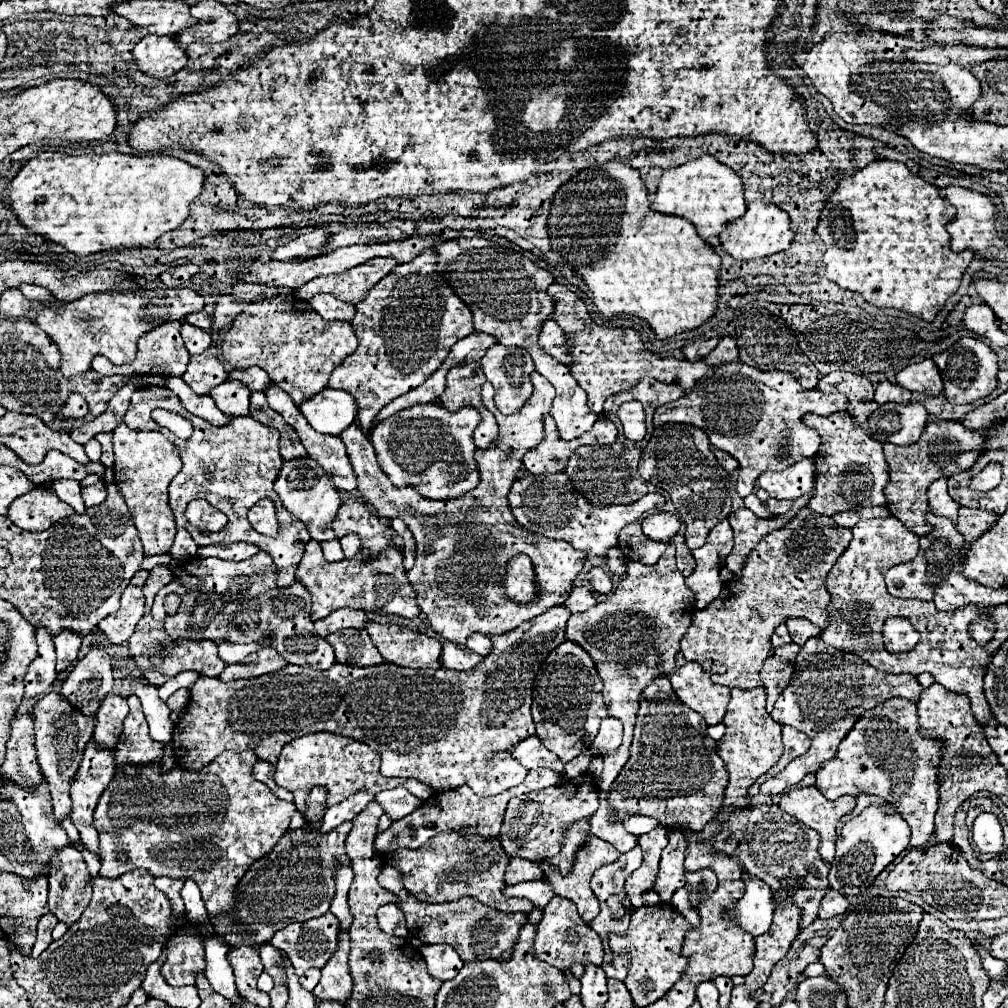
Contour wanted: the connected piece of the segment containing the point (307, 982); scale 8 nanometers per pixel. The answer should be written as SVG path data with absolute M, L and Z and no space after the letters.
M307 970L303 976L301 976L301 986L307 988L307 990L313 990L317 986L321 978L321 970Z

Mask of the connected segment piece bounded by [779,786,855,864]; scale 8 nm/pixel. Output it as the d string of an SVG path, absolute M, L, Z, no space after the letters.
M807 786L785 792L779 800L779 806L795 820L819 832L819 856L827 864L831 864L835 856L835 826L843 816L853 812L855 798L843 796L841 800L831 802L825 800L825 796L821 796L821 792L817 792L815 786Z

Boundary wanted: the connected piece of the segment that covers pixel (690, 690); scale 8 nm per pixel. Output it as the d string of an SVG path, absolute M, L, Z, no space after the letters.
M687 662L677 668L669 680L673 692L683 700L683 704L699 712L707 724L719 724L723 720L731 690L713 684L709 674L699 664Z

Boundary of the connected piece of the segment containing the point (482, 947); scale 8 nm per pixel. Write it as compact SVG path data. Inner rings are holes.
M383 866L379 874L379 884L387 892L395 894L399 898L397 906L403 910L407 918L407 930L411 936L421 940L423 944L449 944L457 950L463 962L473 960L509 960L513 954L513 946L517 944L517 936L521 926L527 924L527 914L505 914L497 912L479 900L457 900L453 904L421 904L419 900L413 900L409 892L401 888L401 874L393 866Z

